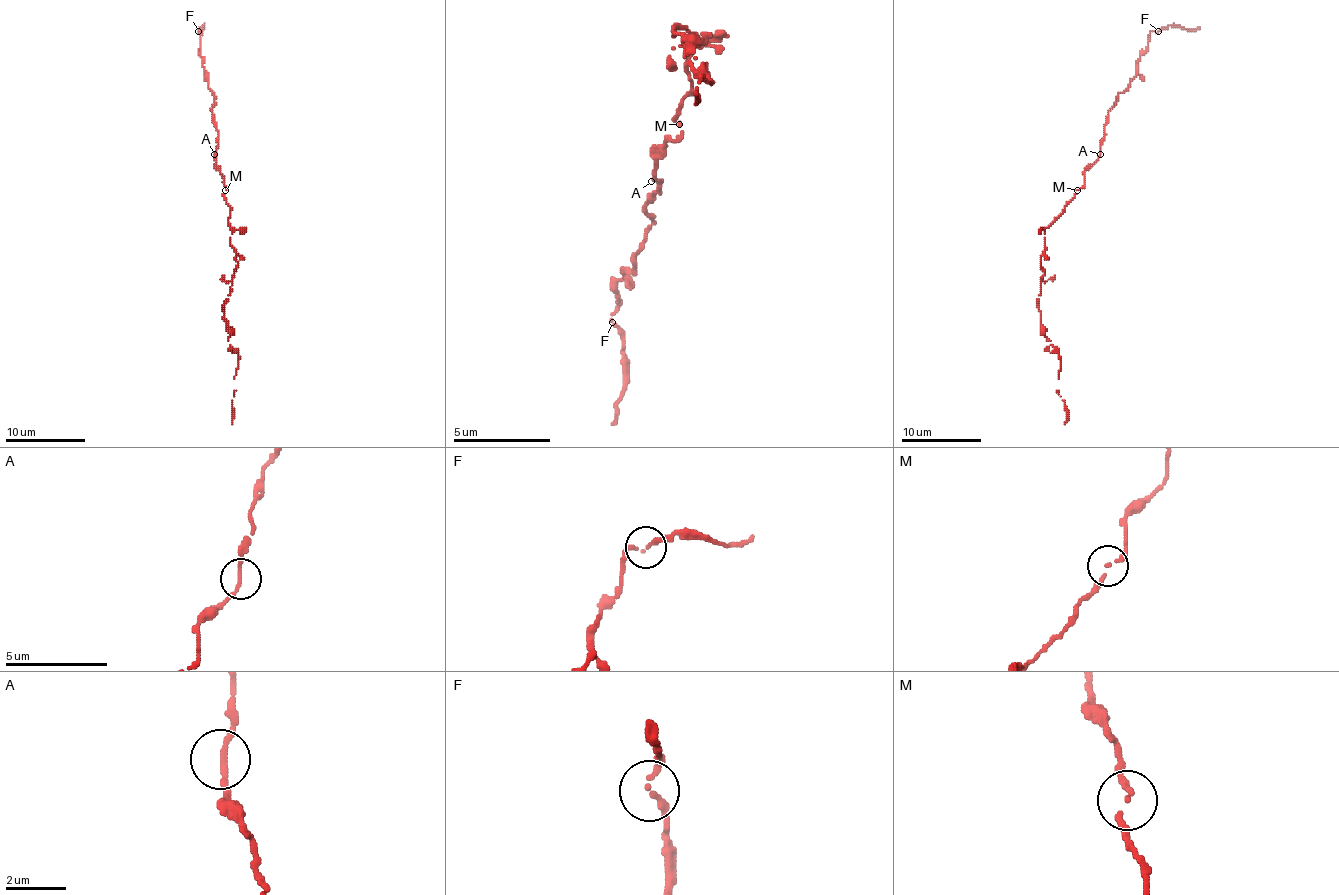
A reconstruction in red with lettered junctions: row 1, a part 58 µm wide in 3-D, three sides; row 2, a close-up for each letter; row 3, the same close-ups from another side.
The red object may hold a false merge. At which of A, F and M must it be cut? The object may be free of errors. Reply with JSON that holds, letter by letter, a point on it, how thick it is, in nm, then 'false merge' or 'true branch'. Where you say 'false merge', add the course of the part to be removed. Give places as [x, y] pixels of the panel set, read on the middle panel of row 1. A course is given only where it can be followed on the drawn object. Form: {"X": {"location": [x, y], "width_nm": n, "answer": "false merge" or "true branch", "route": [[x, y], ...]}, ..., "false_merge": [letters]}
{"A": {"location": [651, 181], "width_nm": 180, "answer": "true branch"}, "F": {"location": [612, 322], "width_nm": 180, "answer": "true branch"}, "M": {"location": [679, 124], "width_nm": 140, "answer": "true branch"}, "false_merge": []}

